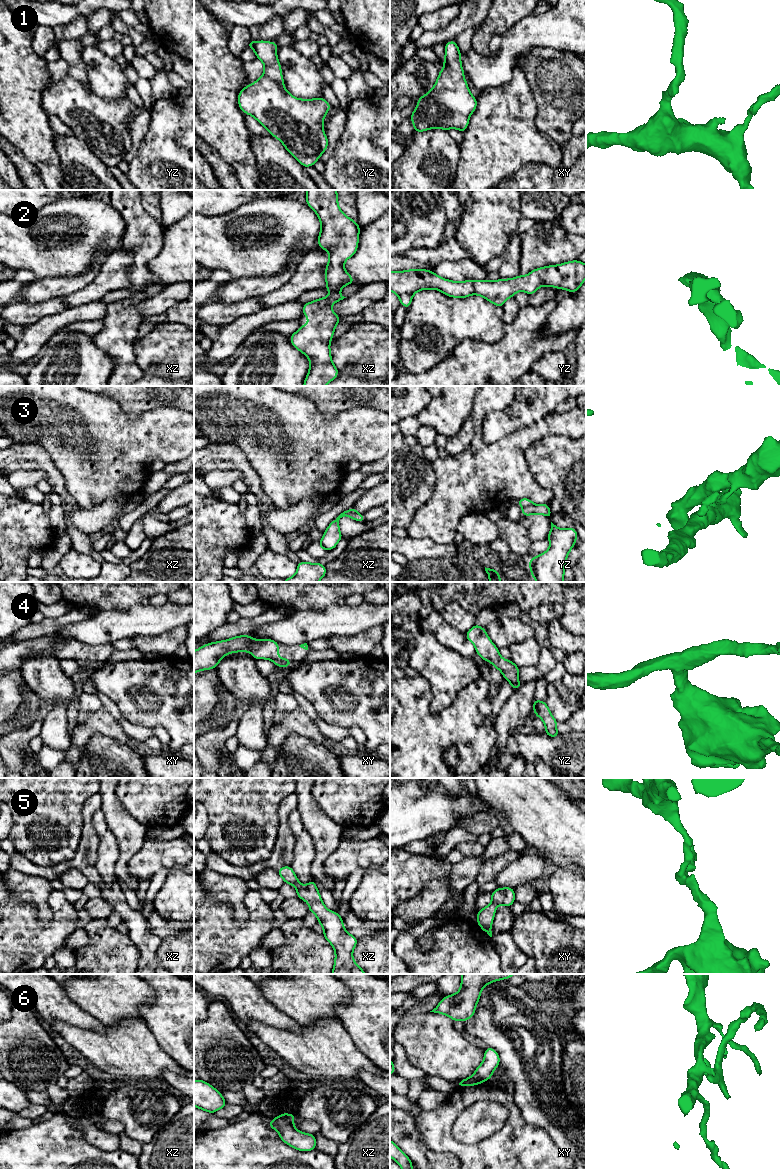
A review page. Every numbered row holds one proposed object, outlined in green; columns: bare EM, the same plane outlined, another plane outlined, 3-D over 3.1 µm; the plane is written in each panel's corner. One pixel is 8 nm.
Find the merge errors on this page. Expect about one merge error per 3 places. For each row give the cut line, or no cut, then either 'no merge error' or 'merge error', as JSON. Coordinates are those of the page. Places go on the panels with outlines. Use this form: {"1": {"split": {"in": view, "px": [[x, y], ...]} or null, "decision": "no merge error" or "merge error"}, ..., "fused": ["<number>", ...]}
{"1": {"split": null, "decision": "no merge error"}, "2": {"split": null, "decision": "no merge error"}, "3": {"split": {"in": "yz", "px": [[533, 503], [522, 508]]}, "decision": "merge error"}, "4": {"split": null, "decision": "no merge error"}, "5": {"split": {"in": "xz", "px": [[298, 881], [297, 890]]}, "decision": "merge error"}, "6": {"split": {"in": "xz", "px": [[278, 1116], [291, 1123]]}, "decision": "merge error"}, "fused": ["3", "5", "6"]}

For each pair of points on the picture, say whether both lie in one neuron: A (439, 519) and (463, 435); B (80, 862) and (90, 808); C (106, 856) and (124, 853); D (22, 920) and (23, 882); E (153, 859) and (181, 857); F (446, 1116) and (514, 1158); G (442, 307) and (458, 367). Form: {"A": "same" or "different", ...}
{"A": "different", "B": "same", "C": "different", "D": "different", "E": "same", "F": "same", "G": "different"}

